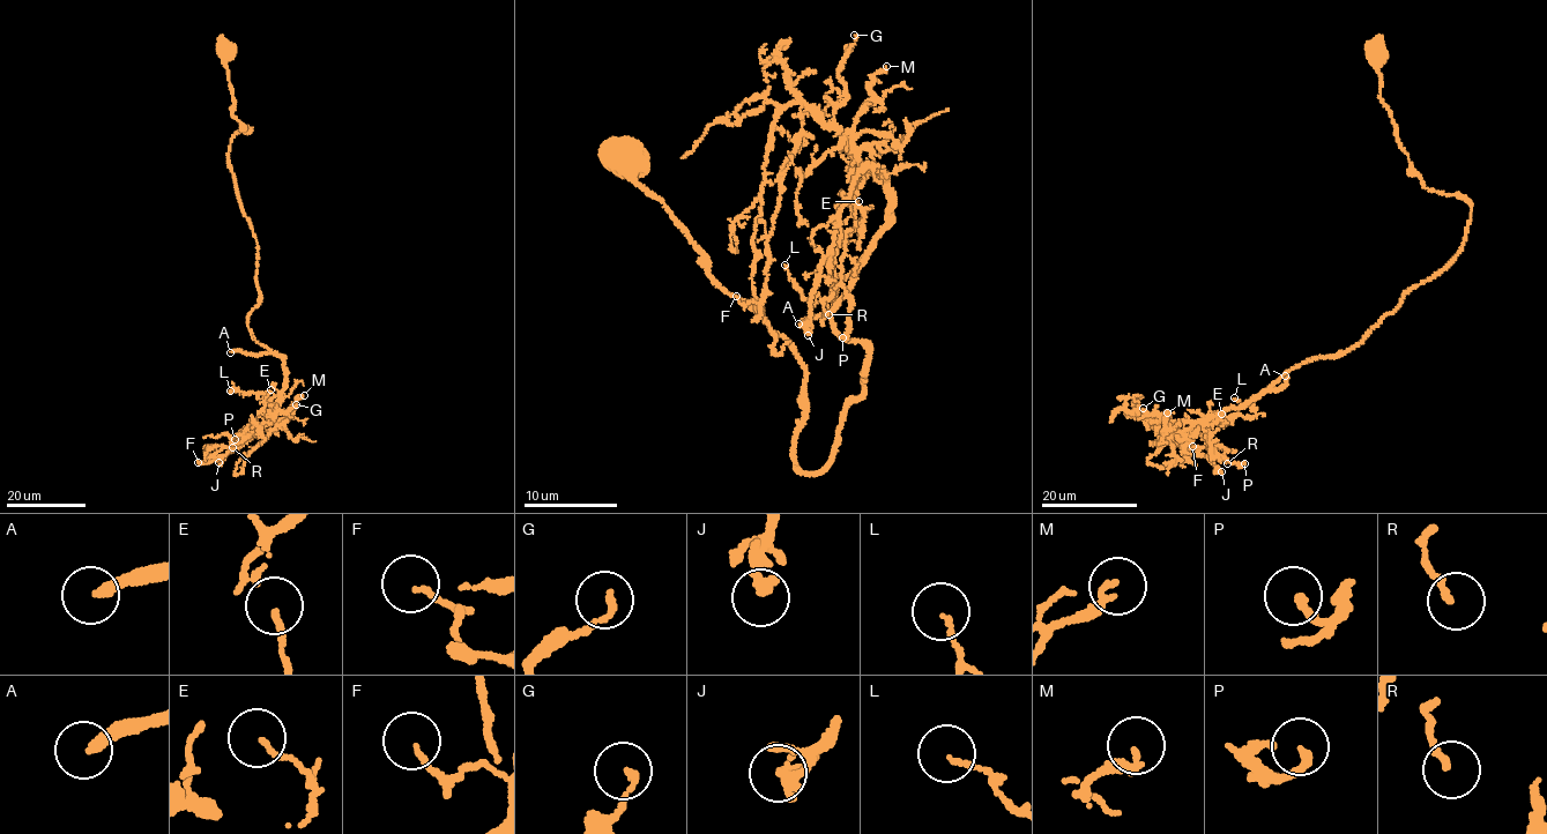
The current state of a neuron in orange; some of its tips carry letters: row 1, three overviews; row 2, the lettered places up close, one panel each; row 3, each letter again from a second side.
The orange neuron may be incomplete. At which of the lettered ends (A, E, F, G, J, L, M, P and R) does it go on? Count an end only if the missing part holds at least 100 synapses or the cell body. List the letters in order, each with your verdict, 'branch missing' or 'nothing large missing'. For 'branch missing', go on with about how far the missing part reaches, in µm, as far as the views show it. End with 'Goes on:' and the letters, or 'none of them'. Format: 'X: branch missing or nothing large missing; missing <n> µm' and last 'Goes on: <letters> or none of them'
A: branch missing; missing 130 µm
E: nothing large missing
F: nothing large missing
G: nothing large missing
J: nothing large missing
L: nothing large missing
M: nothing large missing
P: nothing large missing
R: nothing large missing
Goes on: A

